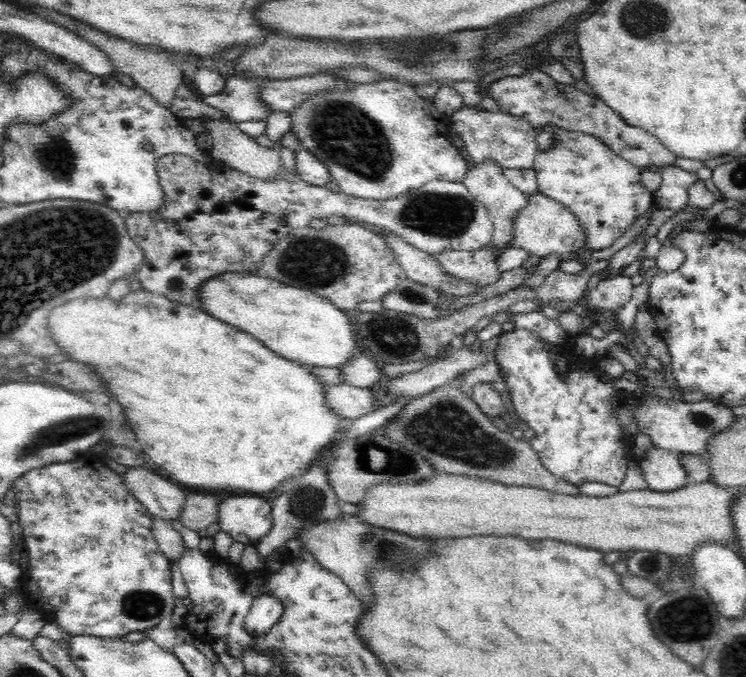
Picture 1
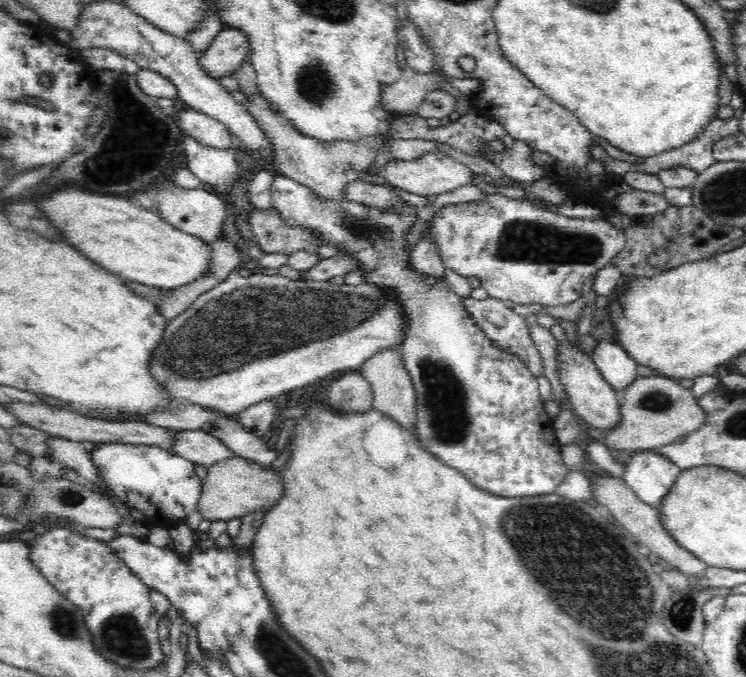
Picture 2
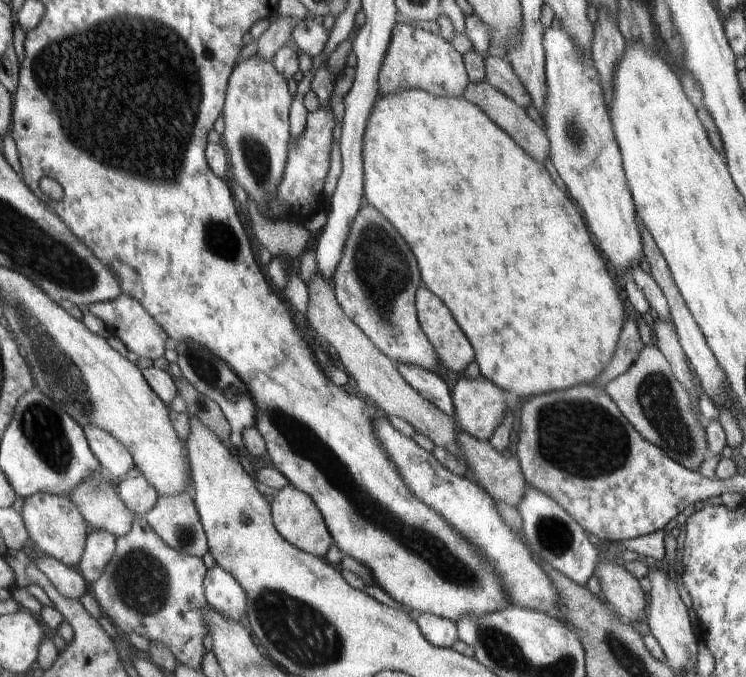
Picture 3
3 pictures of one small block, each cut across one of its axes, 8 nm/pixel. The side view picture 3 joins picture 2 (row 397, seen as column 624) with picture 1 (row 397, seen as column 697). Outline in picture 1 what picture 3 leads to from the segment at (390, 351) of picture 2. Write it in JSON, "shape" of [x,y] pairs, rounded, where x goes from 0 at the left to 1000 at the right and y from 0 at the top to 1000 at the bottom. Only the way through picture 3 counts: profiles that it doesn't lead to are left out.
{"shape":[[[609,566],[548,589],[535,613],[511,634],[520,650],[566,671],[587,699],[635,703],[684,719],[713,719],[763,731],[777,728],[775,716],[748,708],[727,687],[709,645],[666,632],[634,592],[631,581]]]}

